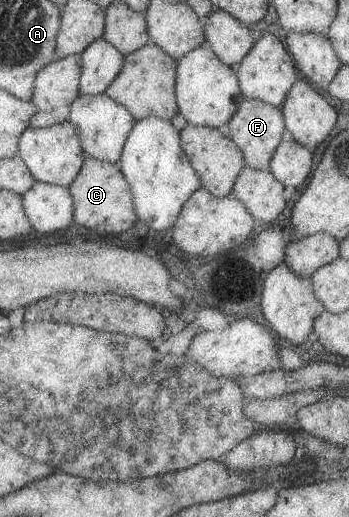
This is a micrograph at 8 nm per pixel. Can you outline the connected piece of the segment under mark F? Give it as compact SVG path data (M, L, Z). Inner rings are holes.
M245 98L240 109L226 128L231 138L243 149L246 165L254 169L271 171L271 161L280 147L287 122L282 108L262 100Z

